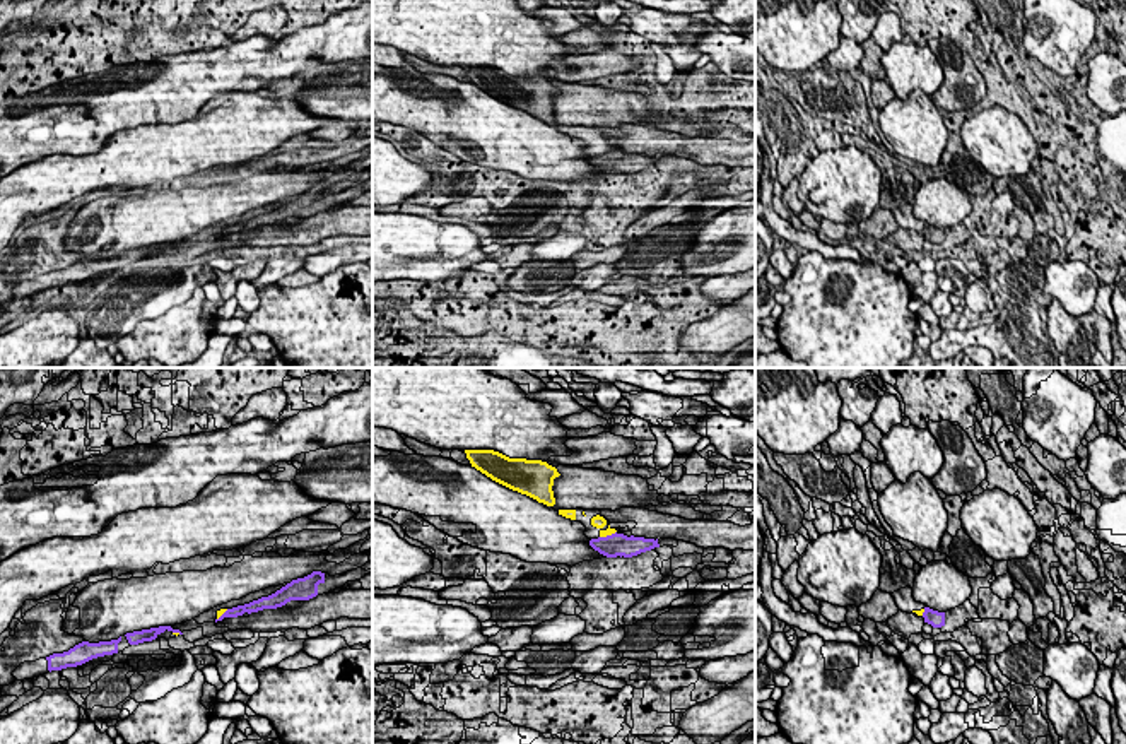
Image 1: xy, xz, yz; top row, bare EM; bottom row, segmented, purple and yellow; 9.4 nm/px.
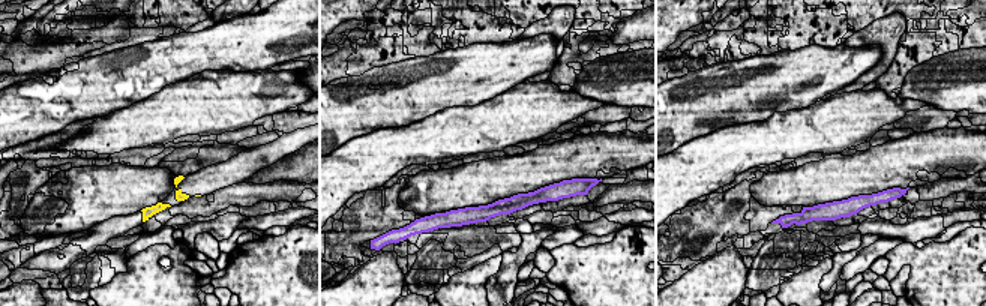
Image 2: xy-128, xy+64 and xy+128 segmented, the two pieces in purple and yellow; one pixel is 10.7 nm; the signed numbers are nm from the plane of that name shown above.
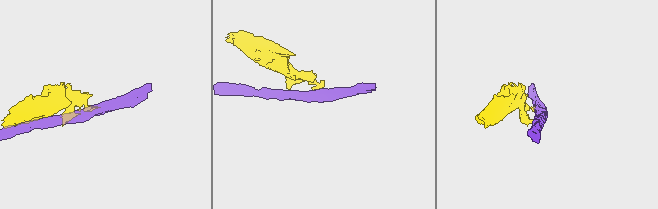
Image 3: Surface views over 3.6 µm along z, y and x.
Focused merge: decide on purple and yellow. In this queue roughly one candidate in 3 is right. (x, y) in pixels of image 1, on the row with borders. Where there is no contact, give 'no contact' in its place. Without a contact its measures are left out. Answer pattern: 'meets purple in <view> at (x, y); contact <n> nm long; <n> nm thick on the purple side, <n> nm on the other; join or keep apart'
meets purple in xz at (607, 536); contact 170 nm long; 220 nm thick on the purple side, 70 nm on the other; keep apart

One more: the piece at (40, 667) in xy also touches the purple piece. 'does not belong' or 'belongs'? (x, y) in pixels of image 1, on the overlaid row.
belongs

